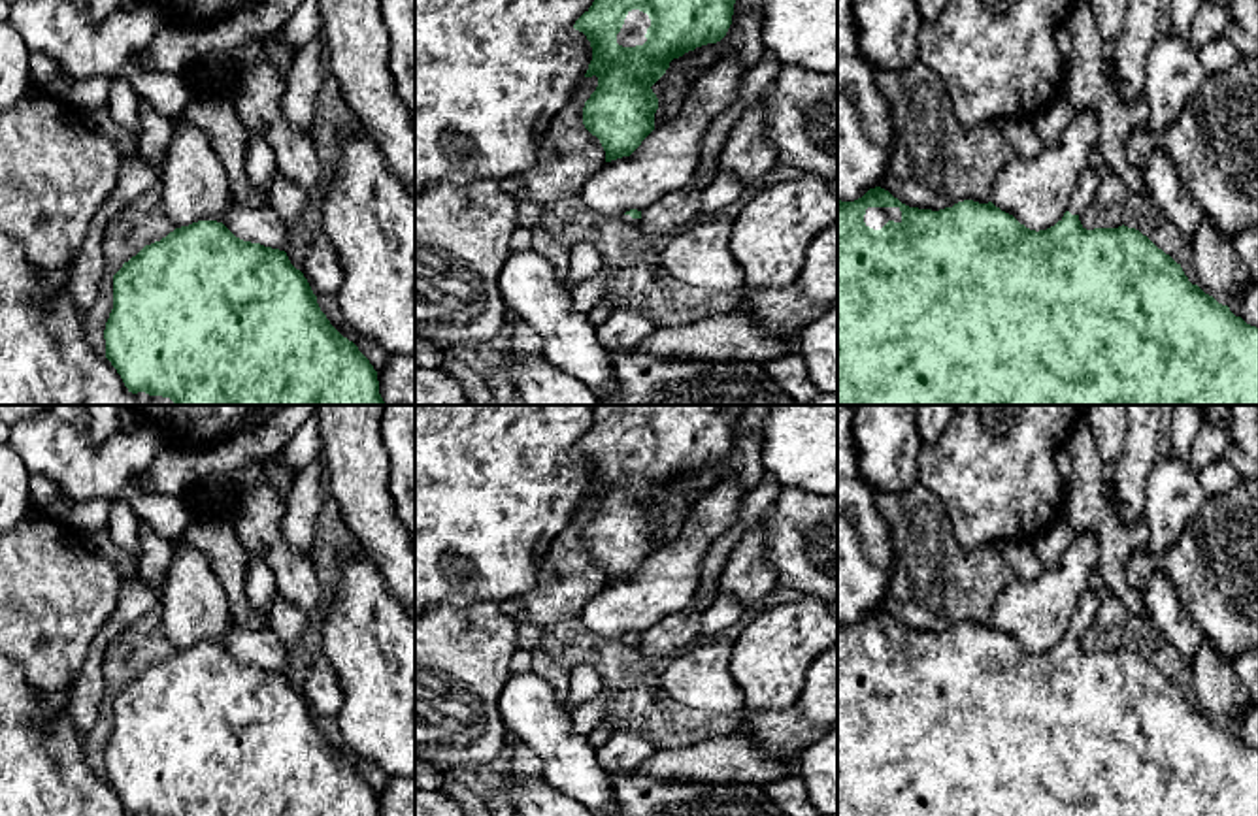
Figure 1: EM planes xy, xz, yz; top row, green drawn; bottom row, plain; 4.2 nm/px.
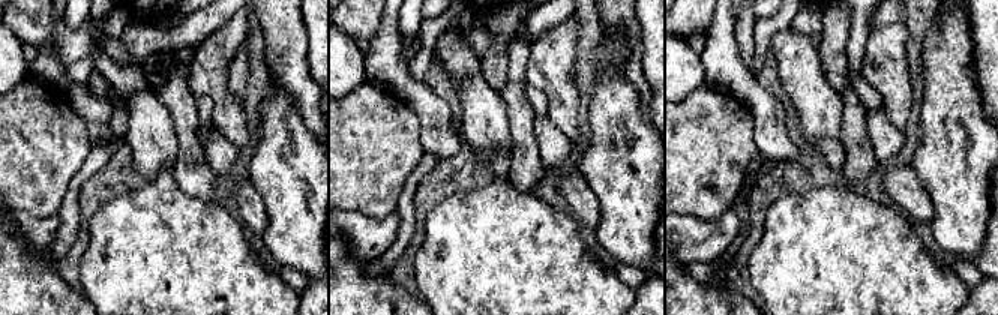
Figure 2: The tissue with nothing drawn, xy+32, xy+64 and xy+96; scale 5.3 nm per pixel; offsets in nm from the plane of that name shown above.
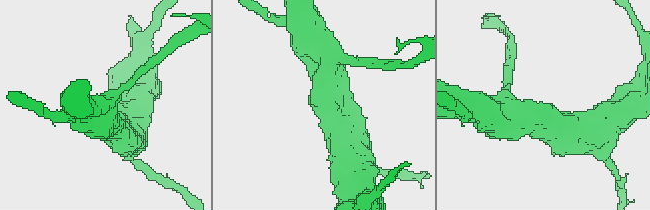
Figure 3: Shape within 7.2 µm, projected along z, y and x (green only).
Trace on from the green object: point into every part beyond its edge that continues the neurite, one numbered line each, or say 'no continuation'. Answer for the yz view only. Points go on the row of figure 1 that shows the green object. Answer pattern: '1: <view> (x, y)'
1: yz (1089, 181)
2: yz (876, 217)

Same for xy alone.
no continuation

